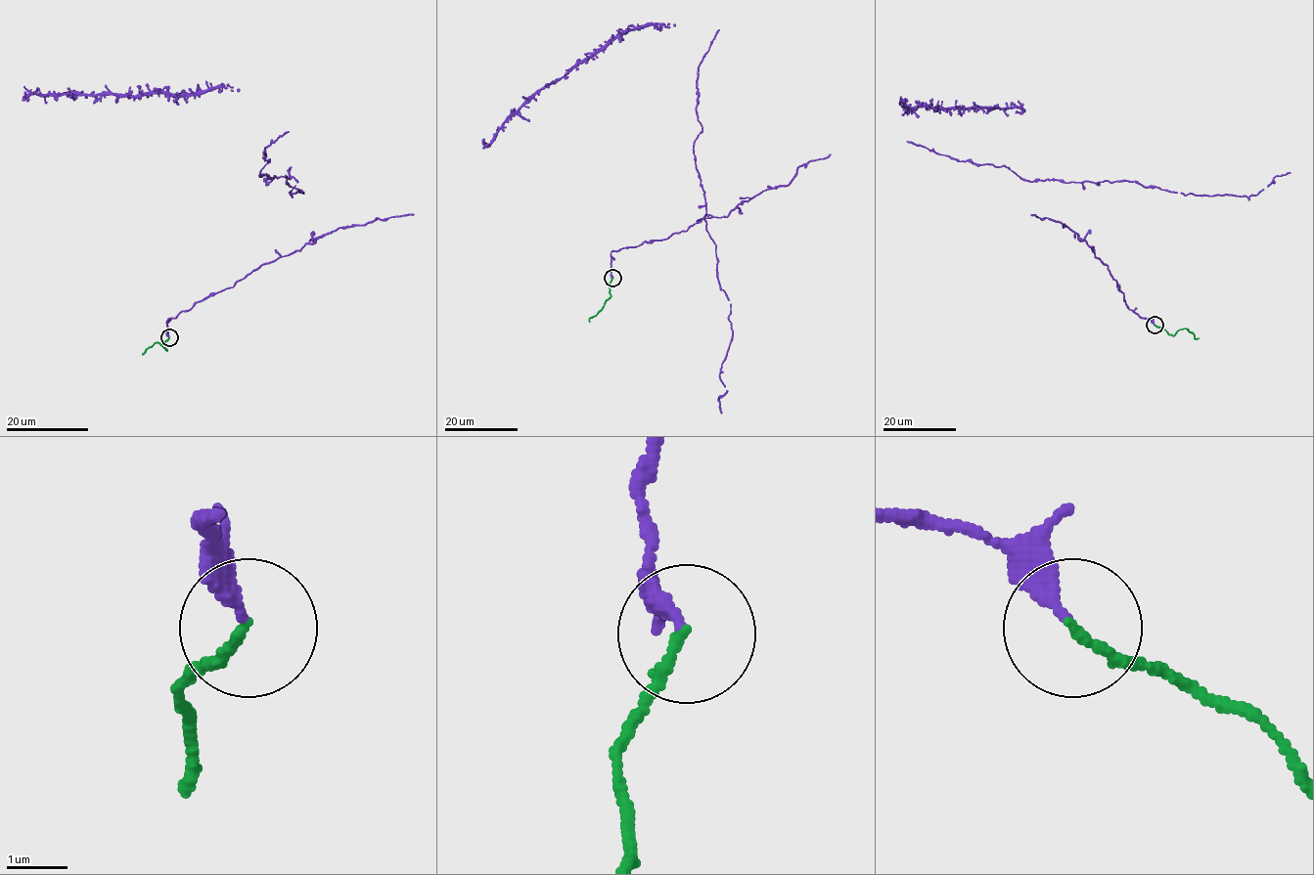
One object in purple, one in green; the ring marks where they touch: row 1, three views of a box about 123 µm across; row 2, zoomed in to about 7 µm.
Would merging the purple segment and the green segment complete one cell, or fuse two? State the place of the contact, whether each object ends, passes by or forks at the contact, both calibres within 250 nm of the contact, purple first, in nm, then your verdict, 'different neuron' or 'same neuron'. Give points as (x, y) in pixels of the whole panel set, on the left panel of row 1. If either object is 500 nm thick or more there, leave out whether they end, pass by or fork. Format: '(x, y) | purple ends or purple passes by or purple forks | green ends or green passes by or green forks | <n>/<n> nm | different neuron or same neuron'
(169, 337) | purple ends | green ends | 240/160 nm | same neuron

